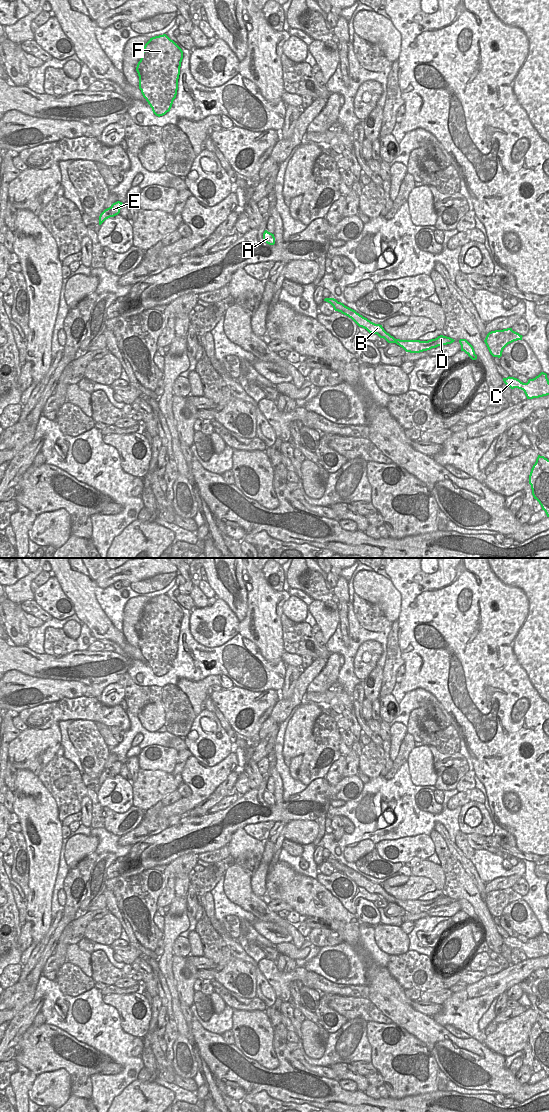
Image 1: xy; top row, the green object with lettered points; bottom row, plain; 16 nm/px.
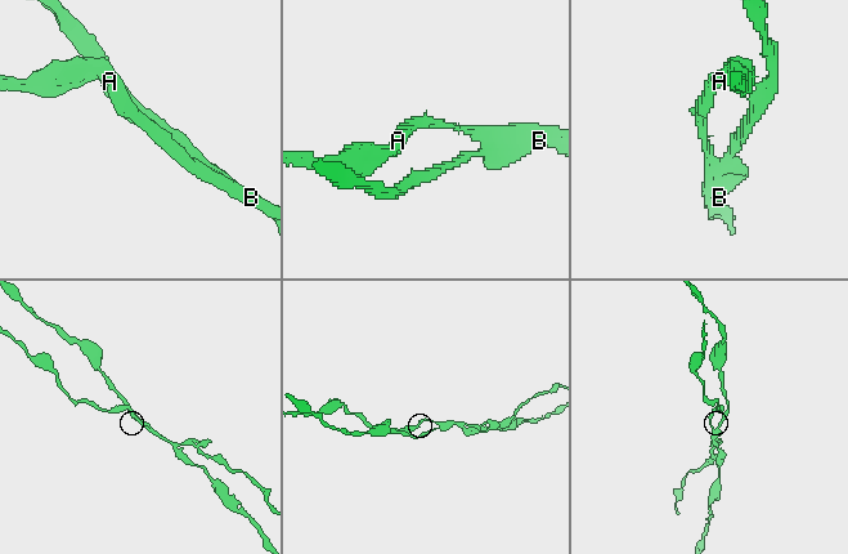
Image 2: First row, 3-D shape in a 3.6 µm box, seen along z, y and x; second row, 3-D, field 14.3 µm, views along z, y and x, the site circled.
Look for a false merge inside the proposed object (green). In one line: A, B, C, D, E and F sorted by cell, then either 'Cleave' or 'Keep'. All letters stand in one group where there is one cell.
Groups: A C D E / B F. Cleave

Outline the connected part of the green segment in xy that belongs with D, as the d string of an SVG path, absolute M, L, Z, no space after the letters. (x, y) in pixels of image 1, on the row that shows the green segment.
M443 335L428 341L395 339L395 343L397 345L402 347L406 352L410 353L420 353L441 345L451 344L454 341L454 339Z

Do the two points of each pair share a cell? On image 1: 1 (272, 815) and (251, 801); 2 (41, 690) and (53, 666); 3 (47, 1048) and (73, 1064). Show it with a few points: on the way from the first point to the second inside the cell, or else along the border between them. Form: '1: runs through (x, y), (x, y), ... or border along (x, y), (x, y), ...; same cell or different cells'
1: runs through (271, 808), (269, 805), (265, 805), (258, 800); same cell
2: border along (24, 673), (30, 676), (70, 681); different cells
3: runs through (53, 1050), (67, 1060); same cell

